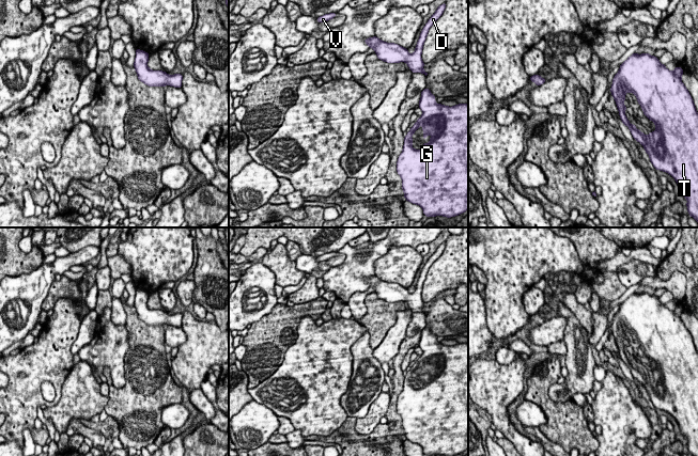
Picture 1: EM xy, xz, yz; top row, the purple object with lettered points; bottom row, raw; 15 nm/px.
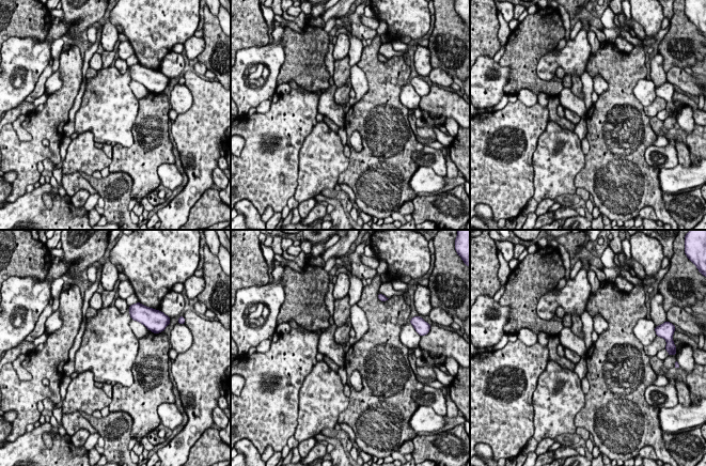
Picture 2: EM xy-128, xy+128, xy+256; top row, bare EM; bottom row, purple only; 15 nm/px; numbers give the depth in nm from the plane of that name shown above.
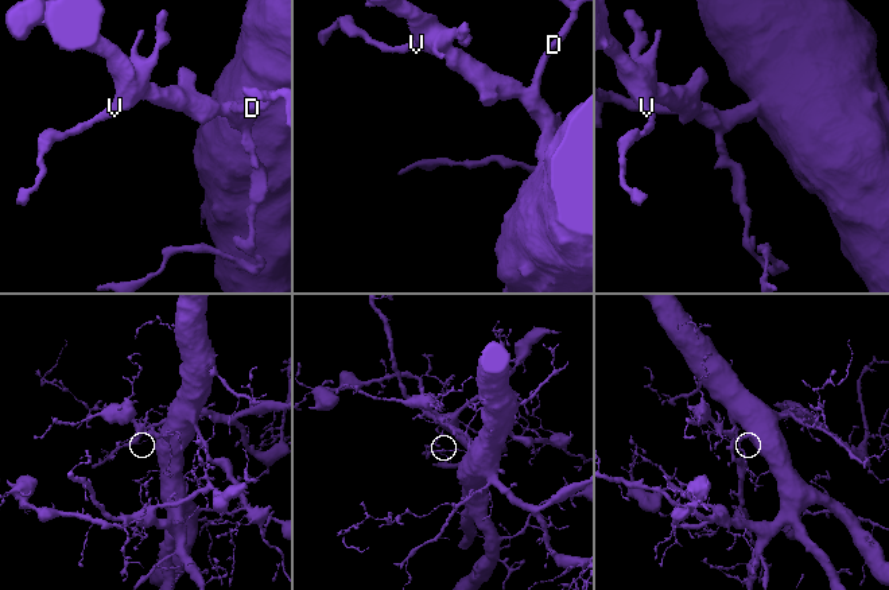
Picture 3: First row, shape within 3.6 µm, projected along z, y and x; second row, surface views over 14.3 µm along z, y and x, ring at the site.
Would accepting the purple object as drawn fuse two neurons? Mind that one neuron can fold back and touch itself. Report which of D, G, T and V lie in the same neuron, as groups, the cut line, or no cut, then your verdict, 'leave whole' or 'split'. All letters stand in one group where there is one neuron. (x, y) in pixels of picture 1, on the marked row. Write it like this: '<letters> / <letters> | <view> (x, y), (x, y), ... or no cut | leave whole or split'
D G T V | no cut | leave whole

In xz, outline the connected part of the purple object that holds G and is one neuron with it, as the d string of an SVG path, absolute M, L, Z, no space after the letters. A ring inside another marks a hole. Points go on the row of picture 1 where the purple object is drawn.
M425 88L418 105L422 115L404 138L404 146L397 162L397 172L402 178L406 201L420 205L429 217L454 217L468 209L468 105L453 107L435 103L435 96ZM422 124L423 140L430 135L430 142L423 142L421 150L412 146L412 135Z

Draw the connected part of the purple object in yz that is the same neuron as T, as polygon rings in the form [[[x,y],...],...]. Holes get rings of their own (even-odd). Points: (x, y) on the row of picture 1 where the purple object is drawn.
[[[633,53],[620,64],[610,91],[622,123],[630,128],[633,138],[643,145],[653,167],[676,179],[680,195],[687,200],[689,216],[698,222],[698,113],[689,92],[681,80],[682,75],[682,67],[676,66],[674,70],[670,72],[656,57],[649,53]],[[626,92],[634,93],[643,114],[656,126],[656,129],[648,136],[638,130],[635,124],[631,125],[625,116],[626,107],[623,100],[626,99]]]

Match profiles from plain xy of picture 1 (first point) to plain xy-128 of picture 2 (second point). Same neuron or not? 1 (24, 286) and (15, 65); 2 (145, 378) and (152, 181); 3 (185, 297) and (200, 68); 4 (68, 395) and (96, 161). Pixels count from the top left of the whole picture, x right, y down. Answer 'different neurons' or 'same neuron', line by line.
1: same neuron
2: same neuron
3: different neurons
4: same neuron

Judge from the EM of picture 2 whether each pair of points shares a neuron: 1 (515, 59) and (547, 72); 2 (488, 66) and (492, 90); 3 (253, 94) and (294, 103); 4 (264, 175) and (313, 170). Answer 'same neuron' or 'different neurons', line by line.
1: different neurons
2: same neuron
3: different neurons
4: different neurons

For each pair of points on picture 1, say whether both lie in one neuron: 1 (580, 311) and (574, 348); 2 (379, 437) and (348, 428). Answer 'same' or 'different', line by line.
1: different
2: same

